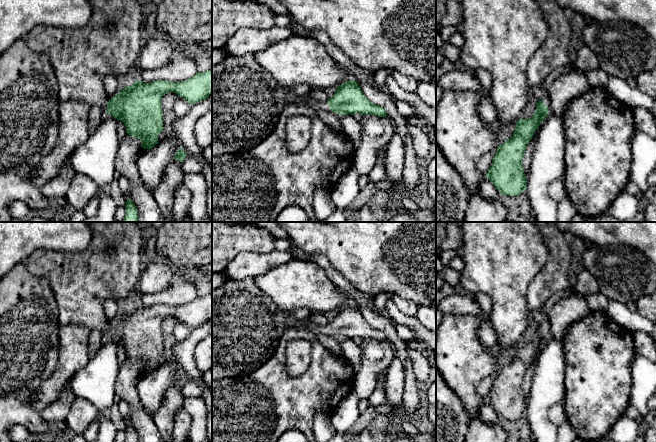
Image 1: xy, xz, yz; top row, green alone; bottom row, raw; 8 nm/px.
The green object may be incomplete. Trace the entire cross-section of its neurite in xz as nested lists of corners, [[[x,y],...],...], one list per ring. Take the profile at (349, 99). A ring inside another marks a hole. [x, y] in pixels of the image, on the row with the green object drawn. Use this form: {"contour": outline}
{"contour": [[[349,80],[337,87],[336,93],[327,102],[311,98],[309,94],[304,96],[290,96],[286,99],[286,105],[304,103],[315,112],[318,110],[331,110],[340,115],[375,115],[386,117],[387,112],[379,105],[373,104],[362,92],[359,84]]]}

